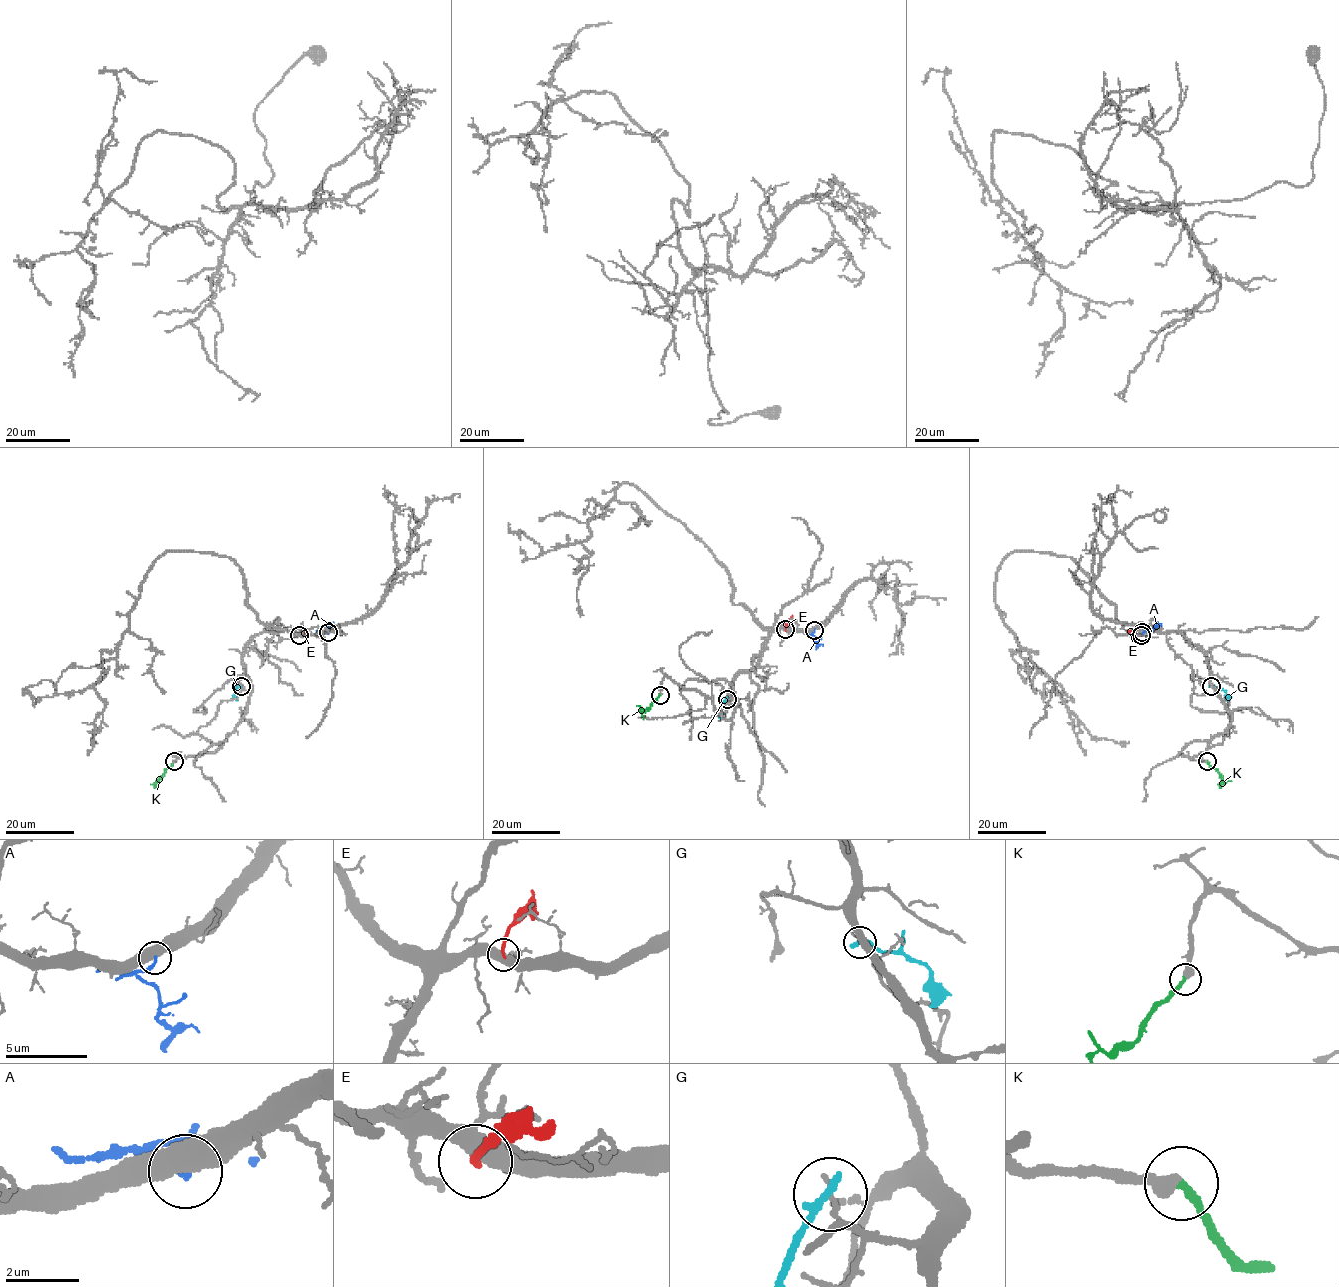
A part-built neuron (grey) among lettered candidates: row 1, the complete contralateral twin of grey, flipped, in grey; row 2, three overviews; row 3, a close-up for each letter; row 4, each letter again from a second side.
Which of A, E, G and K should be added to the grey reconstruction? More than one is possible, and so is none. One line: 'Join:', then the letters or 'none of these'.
Join: K

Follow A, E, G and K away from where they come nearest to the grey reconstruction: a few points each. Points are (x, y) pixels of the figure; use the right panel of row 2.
A: (1142, 632), (1157, 627)
E: (1141, 635), (1127, 630)
G: (1211, 686), (1226, 692), (1227, 700)
K: (1207, 761), (1217, 771), (1223, 784), (1231, 780)

